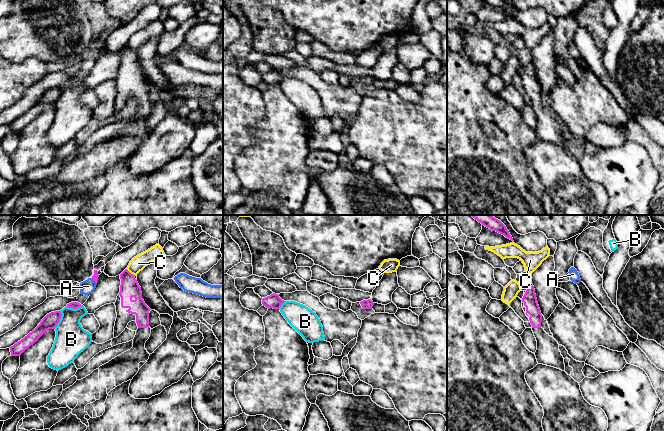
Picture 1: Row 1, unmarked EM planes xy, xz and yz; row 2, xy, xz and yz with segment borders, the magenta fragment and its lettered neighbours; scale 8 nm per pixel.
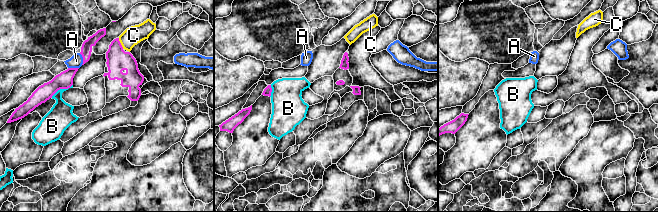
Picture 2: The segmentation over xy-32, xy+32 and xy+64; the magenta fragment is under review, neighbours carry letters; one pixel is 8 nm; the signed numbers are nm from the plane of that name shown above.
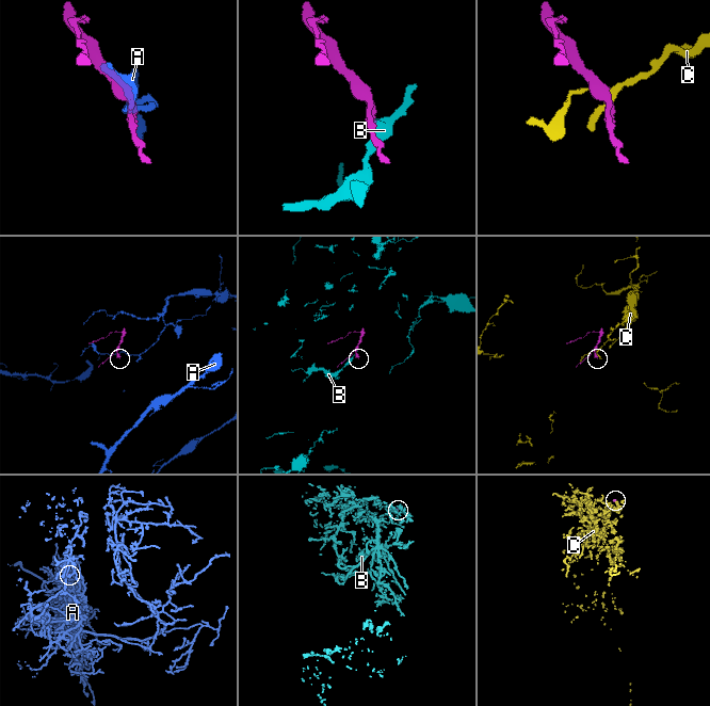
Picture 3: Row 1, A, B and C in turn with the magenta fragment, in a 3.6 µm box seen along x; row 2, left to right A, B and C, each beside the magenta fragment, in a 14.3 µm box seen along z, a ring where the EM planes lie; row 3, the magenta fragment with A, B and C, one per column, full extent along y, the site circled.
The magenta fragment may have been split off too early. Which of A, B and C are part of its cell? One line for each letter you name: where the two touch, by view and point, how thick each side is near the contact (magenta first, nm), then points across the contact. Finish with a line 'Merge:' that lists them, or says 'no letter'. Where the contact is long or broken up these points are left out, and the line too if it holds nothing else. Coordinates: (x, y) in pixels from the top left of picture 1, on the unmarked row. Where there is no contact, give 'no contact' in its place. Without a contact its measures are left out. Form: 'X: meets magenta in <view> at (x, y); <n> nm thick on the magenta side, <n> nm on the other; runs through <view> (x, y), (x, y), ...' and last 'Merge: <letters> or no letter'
Merge: no letter

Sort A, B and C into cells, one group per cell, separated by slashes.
A / B / C

